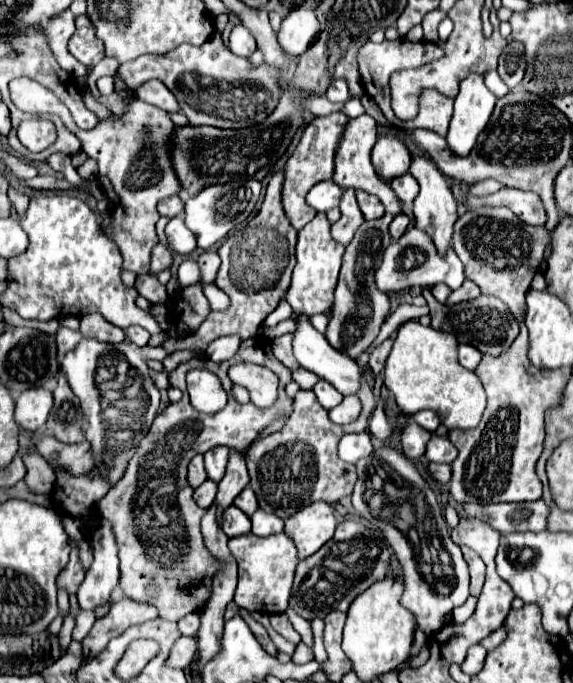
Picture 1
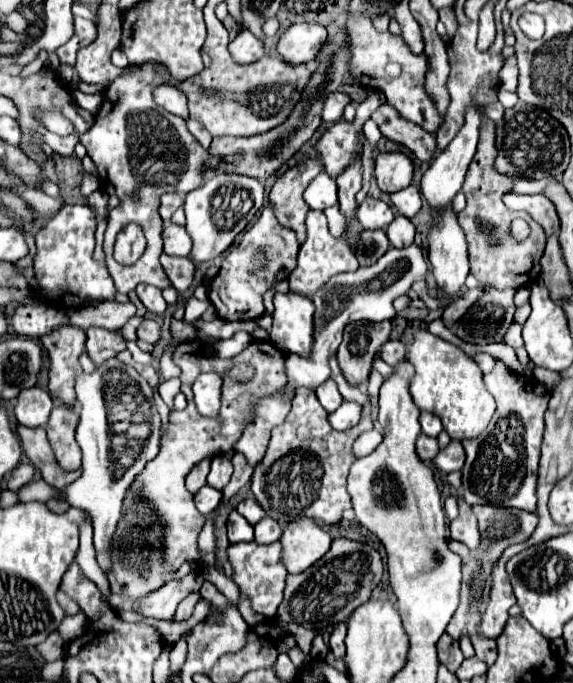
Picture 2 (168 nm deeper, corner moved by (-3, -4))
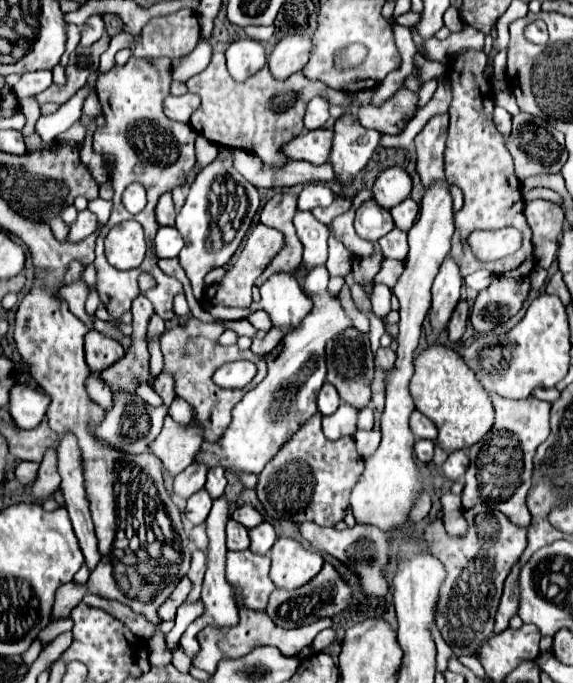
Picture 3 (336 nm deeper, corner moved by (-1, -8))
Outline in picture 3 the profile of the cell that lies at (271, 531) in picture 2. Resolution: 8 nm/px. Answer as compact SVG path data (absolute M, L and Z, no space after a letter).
M260 523L258 527L250 529L250 551L258 555L266 555L276 541L276 531L270 523Z

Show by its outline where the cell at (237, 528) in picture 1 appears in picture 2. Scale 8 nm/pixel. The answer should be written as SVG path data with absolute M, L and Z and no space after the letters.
M232 511L228 517L228 539L230 539L230 543L254 541L252 525L238 511Z

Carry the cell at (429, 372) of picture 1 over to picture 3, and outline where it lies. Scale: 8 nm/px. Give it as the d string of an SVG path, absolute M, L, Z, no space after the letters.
M436 345L430 349L424 349L418 359L414 361L416 373L410 381L410 393L414 399L414 405L420 413L424 413L428 419L434 421L438 429L436 445L444 449L446 453L464 451L470 449L476 441L480 441L488 429L494 425L494 407L476 379L474 371L464 363L460 353L456 353L450 347Z

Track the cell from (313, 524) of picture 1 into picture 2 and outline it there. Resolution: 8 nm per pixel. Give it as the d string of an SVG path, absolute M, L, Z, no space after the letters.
M300 517L286 525L280 543L288 573L302 573L330 549L332 537L318 521Z

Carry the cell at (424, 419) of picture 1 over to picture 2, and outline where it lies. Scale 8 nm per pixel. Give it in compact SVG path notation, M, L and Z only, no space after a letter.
M426 411L420 415L420 425L422 425L422 433L430 437L438 437L438 433L442 431L442 421L436 415Z

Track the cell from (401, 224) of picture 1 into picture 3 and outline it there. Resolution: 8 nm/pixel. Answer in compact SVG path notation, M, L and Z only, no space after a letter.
M392 229L392 233L384 235L380 241L380 251L386 259L400 259L404 261L408 255L408 243L406 243L406 233L400 229Z

